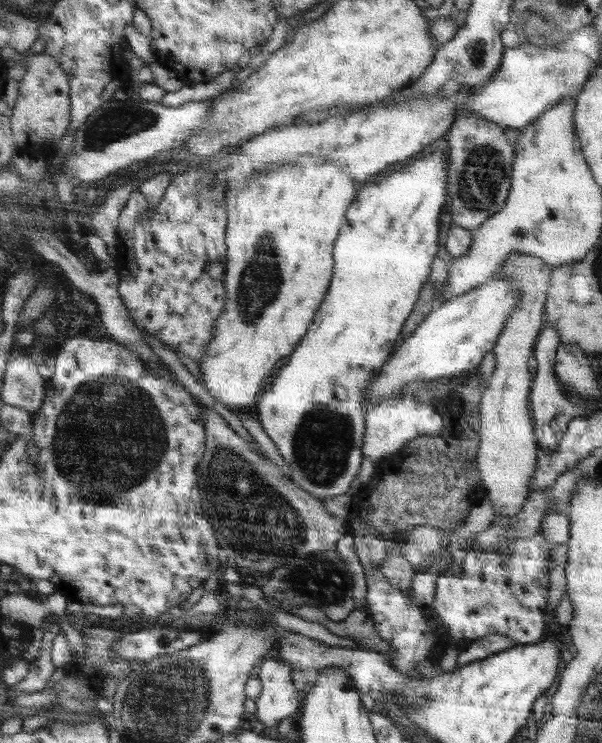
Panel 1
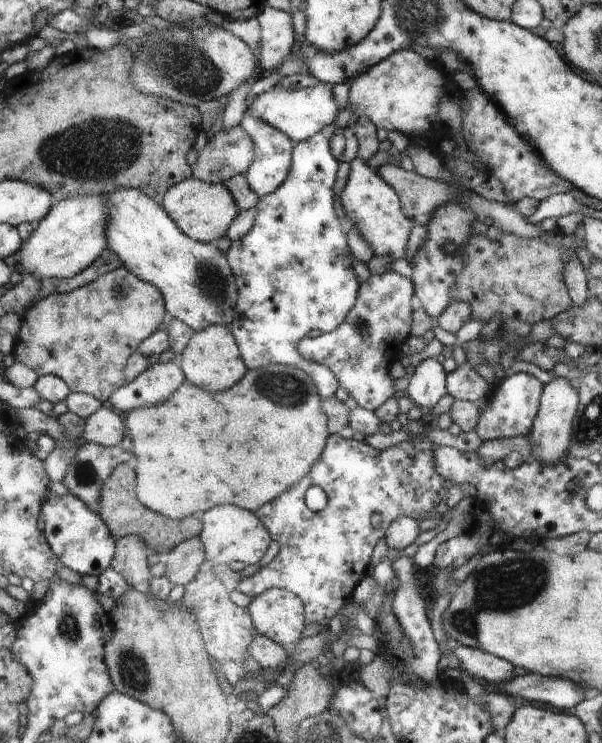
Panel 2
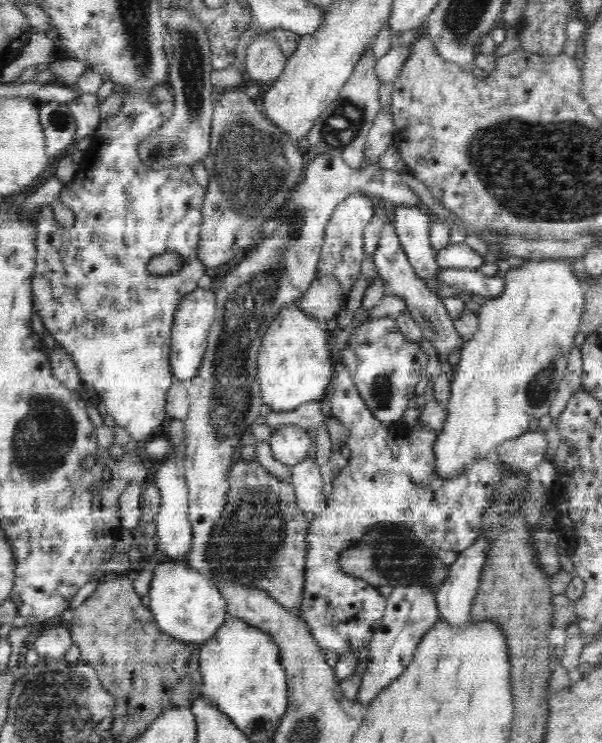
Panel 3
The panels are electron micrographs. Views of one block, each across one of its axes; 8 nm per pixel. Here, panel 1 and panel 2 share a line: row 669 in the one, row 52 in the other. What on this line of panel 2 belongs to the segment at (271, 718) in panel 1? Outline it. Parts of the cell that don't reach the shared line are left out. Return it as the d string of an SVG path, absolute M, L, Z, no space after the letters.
M267 8L263 16L257 20L261 22L259 34L261 34L261 70L263 74L269 74L273 70L279 70L287 60L293 58L293 44L295 44L295 30L293 30L293 14L277 8Z

